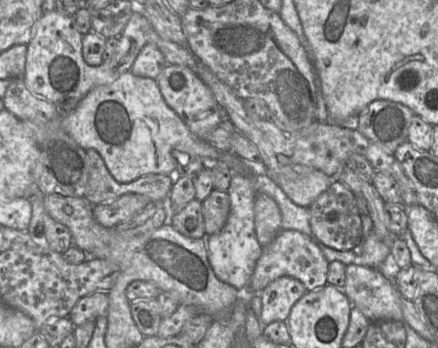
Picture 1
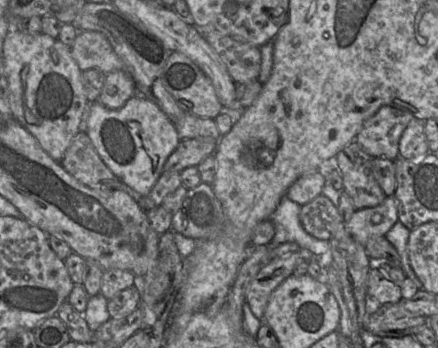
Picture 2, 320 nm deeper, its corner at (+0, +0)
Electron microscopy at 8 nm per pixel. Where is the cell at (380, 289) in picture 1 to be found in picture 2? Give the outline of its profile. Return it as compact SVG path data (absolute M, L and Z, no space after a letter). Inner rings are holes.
M298 251L266 264L251 281L246 292L246 302L252 313L264 323L264 312L273 290L286 278L293 275L295 267L302 261L310 261L312 255Z

